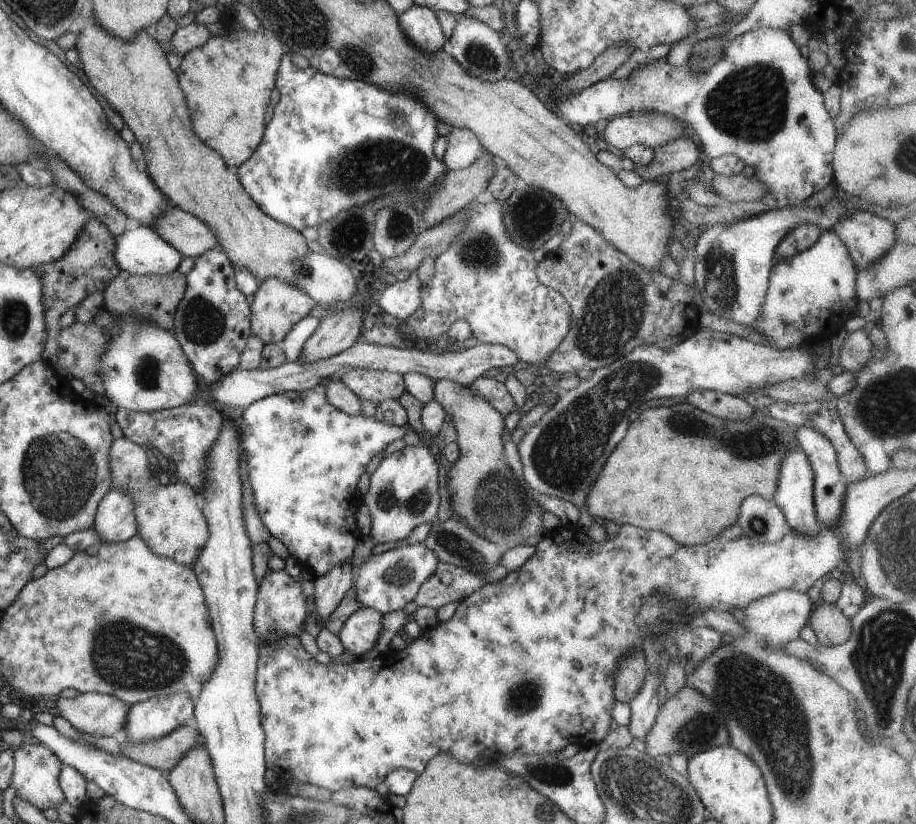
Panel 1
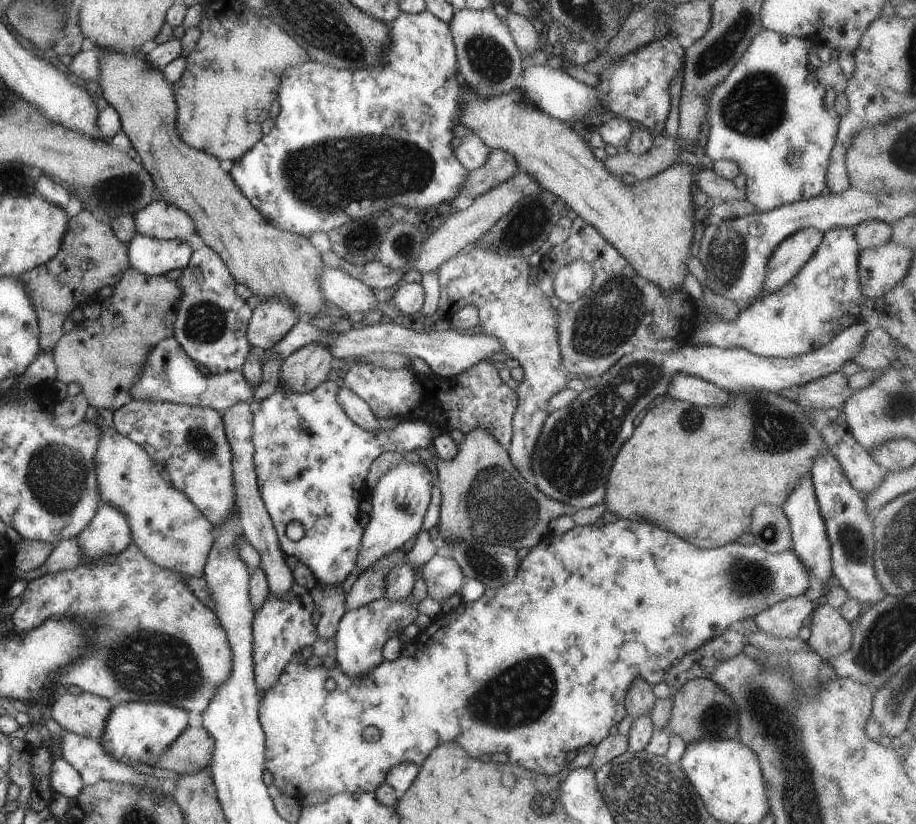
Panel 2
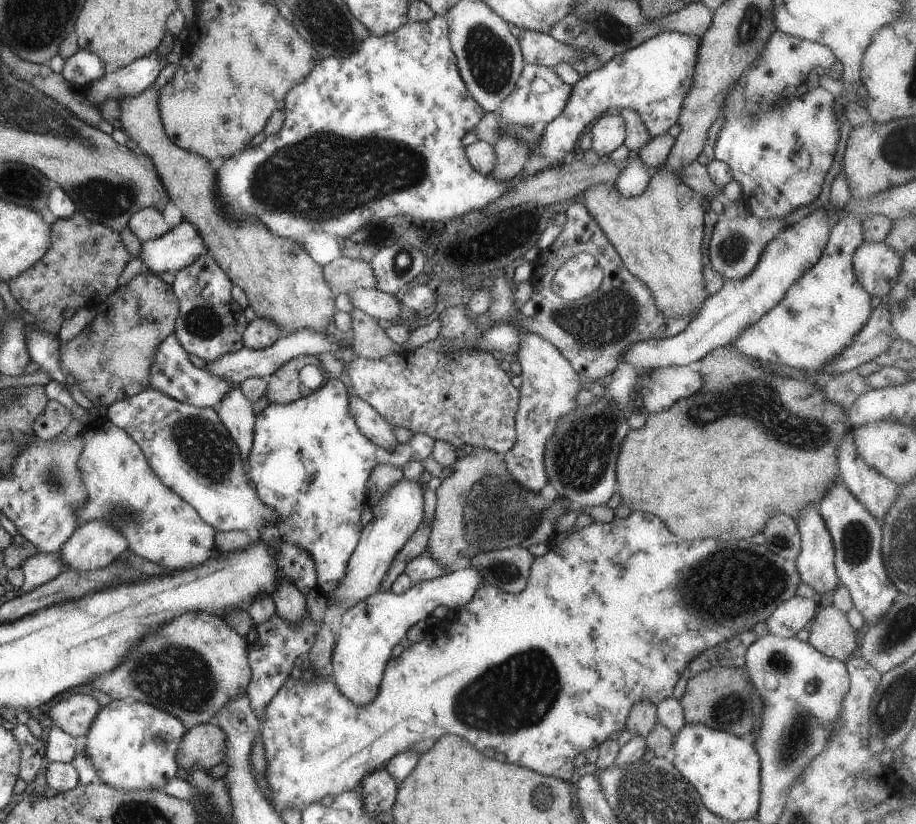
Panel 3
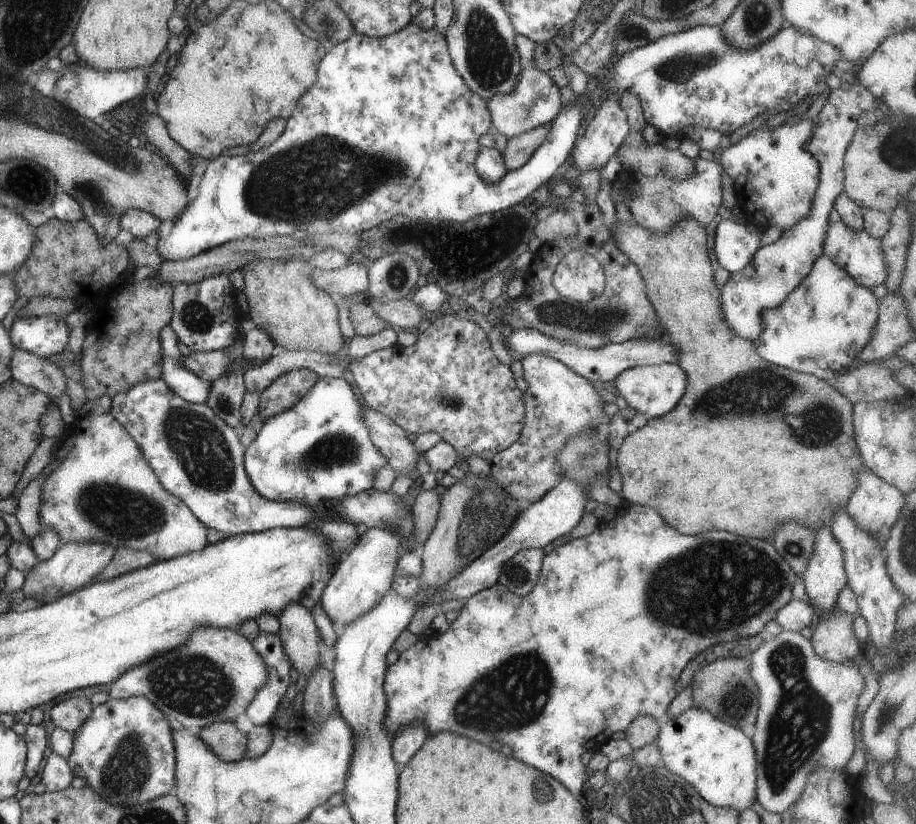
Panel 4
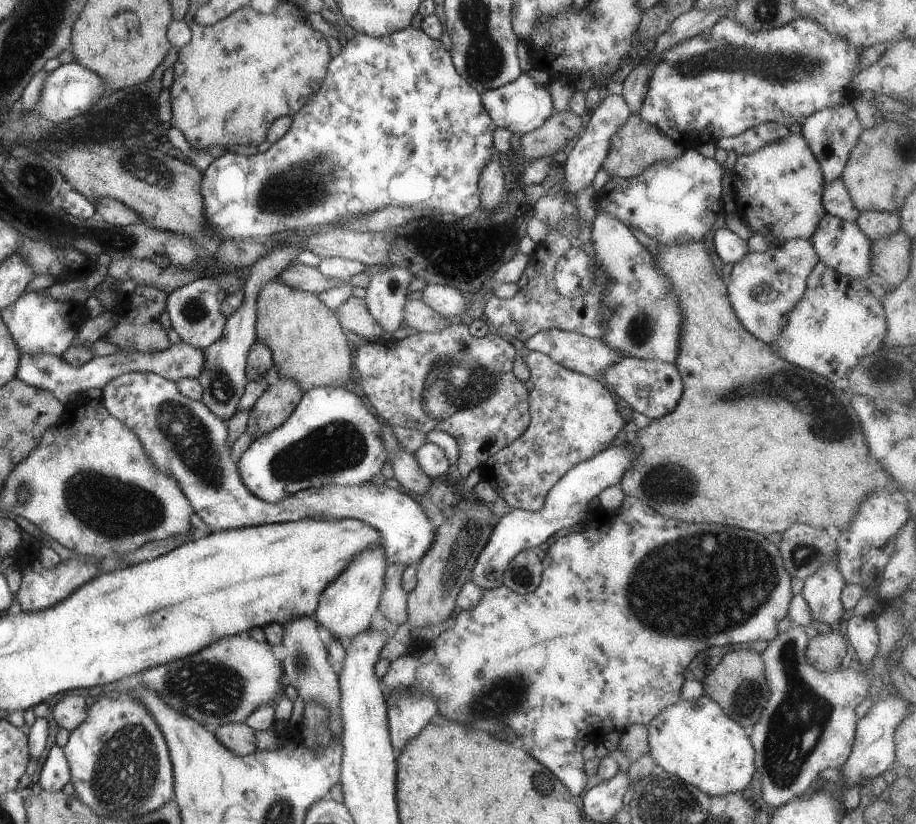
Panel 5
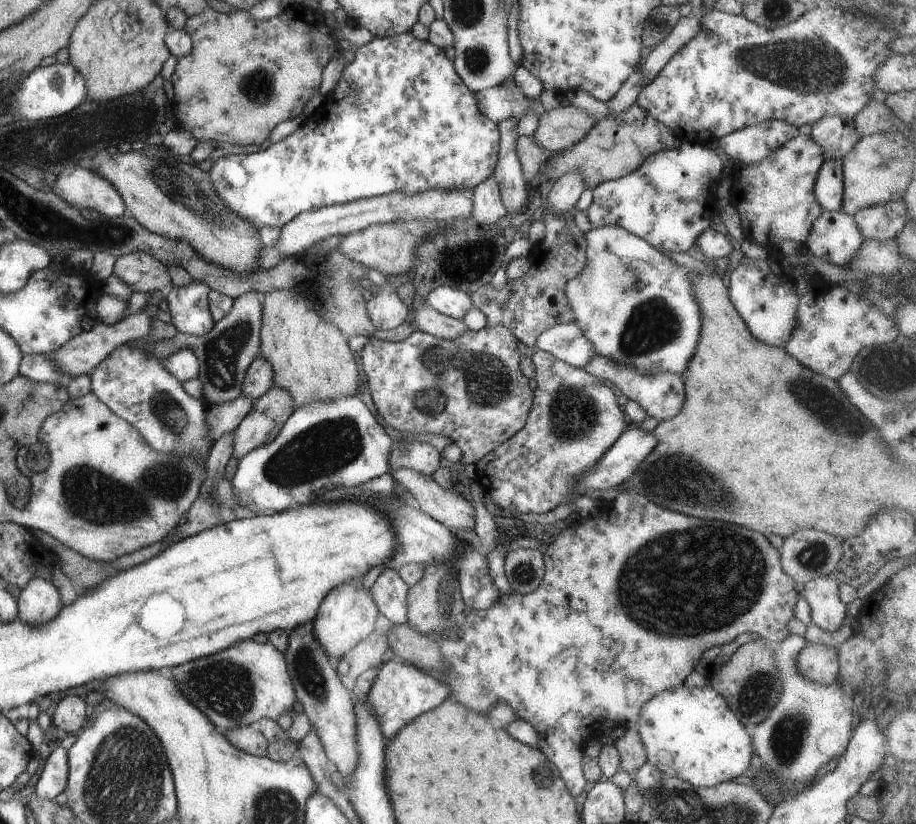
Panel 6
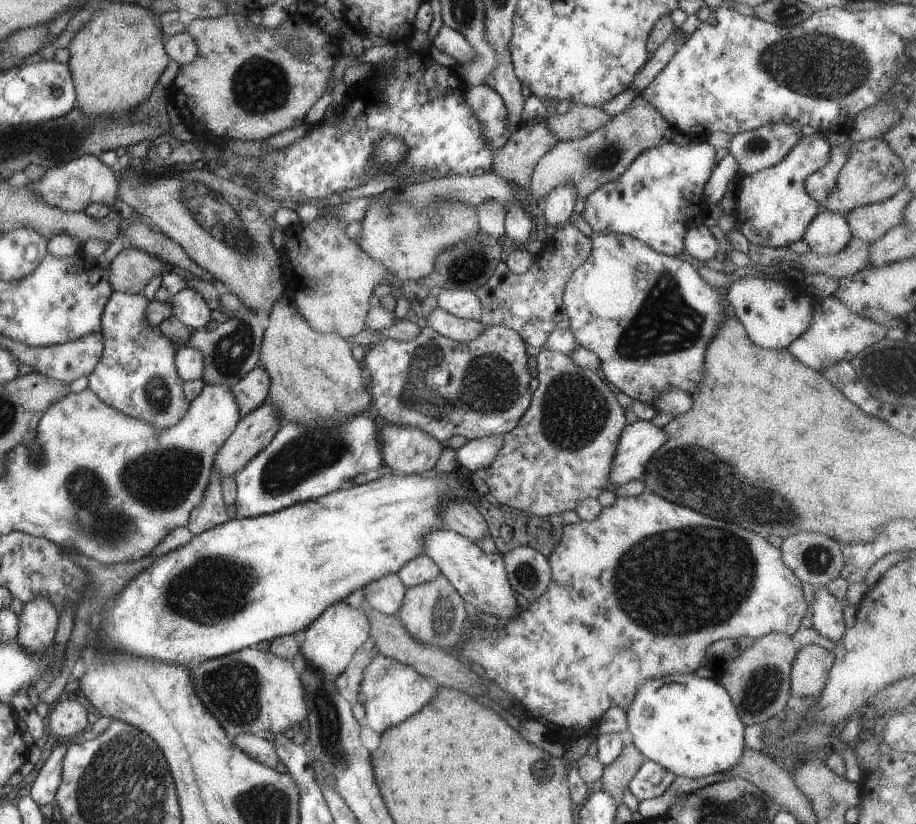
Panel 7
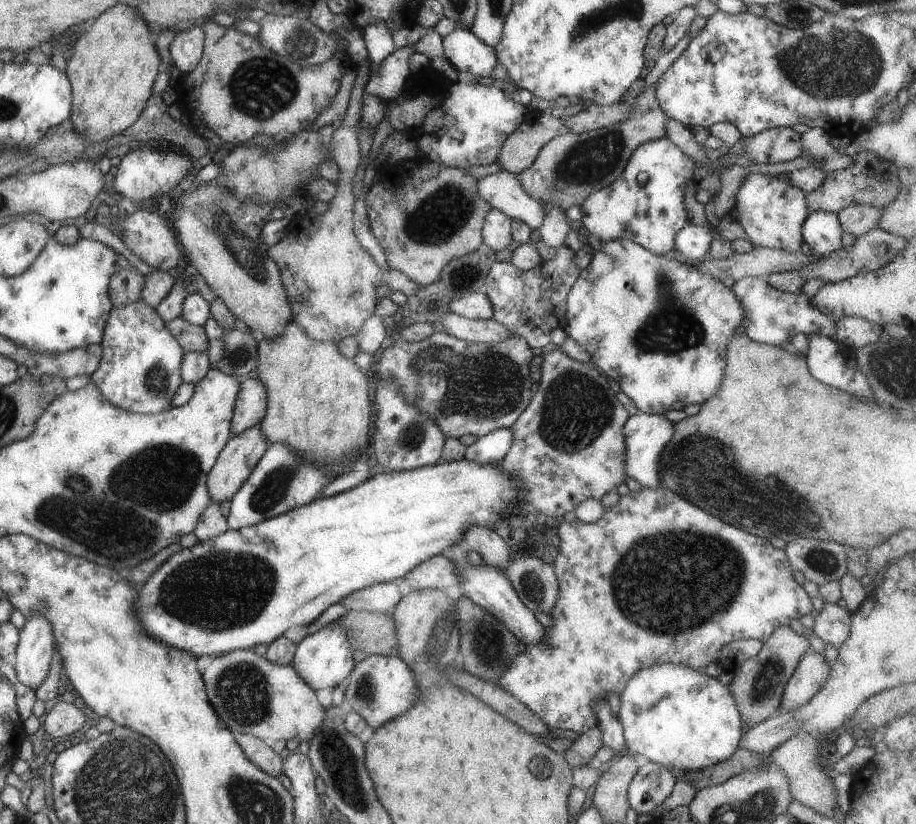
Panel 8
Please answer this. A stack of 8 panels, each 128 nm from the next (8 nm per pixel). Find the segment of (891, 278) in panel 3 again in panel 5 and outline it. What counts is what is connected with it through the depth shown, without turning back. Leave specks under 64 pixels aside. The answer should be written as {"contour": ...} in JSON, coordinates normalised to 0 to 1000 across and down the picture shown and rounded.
{"contour":[[[900,257],[883,291],[893,316],[916,334],[921,333],[924,336],[945,342],[952,339],[949,328],[952,292],[938,279],[934,269],[925,269],[925,267],[918,267],[914,262],[907,262],[907,260]]]}

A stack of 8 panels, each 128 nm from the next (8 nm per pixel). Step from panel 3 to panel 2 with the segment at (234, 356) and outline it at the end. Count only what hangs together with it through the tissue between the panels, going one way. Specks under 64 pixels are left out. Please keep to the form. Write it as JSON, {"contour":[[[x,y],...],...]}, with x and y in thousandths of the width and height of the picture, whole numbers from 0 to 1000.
{"contour":[[[329,387],[298,422],[286,426],[283,430],[283,441],[287,441],[289,432],[294,432],[294,430],[311,436],[316,430],[329,422],[329,420],[333,420],[333,417],[338,417],[340,415],[355,417],[361,425],[365,434],[394,432],[398,427],[425,427],[442,431],[447,434],[455,433],[462,437],[468,448],[471,448],[472,456],[479,456],[481,460],[492,459],[492,456],[497,456],[501,451],[505,451],[505,449],[510,449],[510,447],[519,443],[522,438],[532,436],[532,432],[549,426],[549,420],[540,410],[534,410],[529,405],[512,405],[510,408],[510,405],[504,405],[501,402],[492,399],[475,403],[468,396],[461,404],[451,403],[451,400],[440,398],[436,393],[427,391],[412,391],[410,393],[392,398],[392,400],[365,404],[362,399],[357,402],[348,400],[348,398],[340,396],[335,387]]]}

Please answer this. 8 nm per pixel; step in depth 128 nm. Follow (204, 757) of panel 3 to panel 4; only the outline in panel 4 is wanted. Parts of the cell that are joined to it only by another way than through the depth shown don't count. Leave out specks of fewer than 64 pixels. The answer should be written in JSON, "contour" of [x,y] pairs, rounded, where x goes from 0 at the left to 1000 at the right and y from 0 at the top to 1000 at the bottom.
{"contour":[[[254,875],[235,876],[213,891],[237,922],[259,925],[267,916],[269,891]]]}

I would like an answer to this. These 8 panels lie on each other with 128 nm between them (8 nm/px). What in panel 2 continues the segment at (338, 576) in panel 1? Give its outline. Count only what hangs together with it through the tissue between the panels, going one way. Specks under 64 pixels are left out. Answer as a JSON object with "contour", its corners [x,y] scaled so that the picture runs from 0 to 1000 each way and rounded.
{"contour":[[[345,708],[340,714],[338,723],[343,735],[347,735],[347,740],[350,743],[345,758],[346,775],[359,777],[365,772],[370,752],[377,745],[373,711],[372,709],[354,711]]]}

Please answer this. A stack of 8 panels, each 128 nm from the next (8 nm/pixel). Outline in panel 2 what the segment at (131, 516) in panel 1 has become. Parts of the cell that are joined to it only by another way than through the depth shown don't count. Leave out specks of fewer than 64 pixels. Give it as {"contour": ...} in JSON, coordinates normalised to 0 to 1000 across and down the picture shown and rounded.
{"contour":[[[111,608],[97,636],[83,653],[91,674],[90,681],[105,682],[108,675],[128,674],[143,659],[136,624]]]}

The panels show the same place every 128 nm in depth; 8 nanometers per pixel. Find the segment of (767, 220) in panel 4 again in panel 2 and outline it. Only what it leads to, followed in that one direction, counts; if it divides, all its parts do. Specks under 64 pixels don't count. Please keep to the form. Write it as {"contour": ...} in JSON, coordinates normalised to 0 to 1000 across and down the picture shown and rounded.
{"contour":[[[832,35],[822,41],[818,56],[813,58],[813,63],[805,70],[805,75],[798,80],[798,85],[791,90],[791,95],[787,95],[787,100],[783,100],[774,114],[770,117],[772,124],[772,138],[770,146],[774,150],[774,160],[772,161],[772,175],[770,177],[770,189],[781,195],[790,193],[799,195],[807,201],[809,211],[813,212],[813,242],[824,250],[823,257],[837,257],[844,252],[856,250],[857,248],[865,248],[866,245],[873,245],[874,243],[884,243],[885,240],[896,237],[896,231],[902,227],[902,205],[905,200],[905,189],[909,177],[913,172],[914,150],[917,142],[908,133],[901,131],[898,126],[898,118],[901,114],[900,106],[891,98],[883,100],[881,97],[881,75],[883,73],[884,51],[881,51],[879,45],[864,45],[854,40],[844,39],[838,35]]]}

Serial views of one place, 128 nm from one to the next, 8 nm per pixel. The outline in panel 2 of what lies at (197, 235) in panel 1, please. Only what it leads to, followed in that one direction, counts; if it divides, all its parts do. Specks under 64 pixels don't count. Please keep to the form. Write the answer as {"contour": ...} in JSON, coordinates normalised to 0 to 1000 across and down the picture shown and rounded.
{"contour":[[[166,244],[146,262],[147,280],[154,286],[174,291],[202,291],[213,300],[215,285],[206,260],[191,250]]]}

